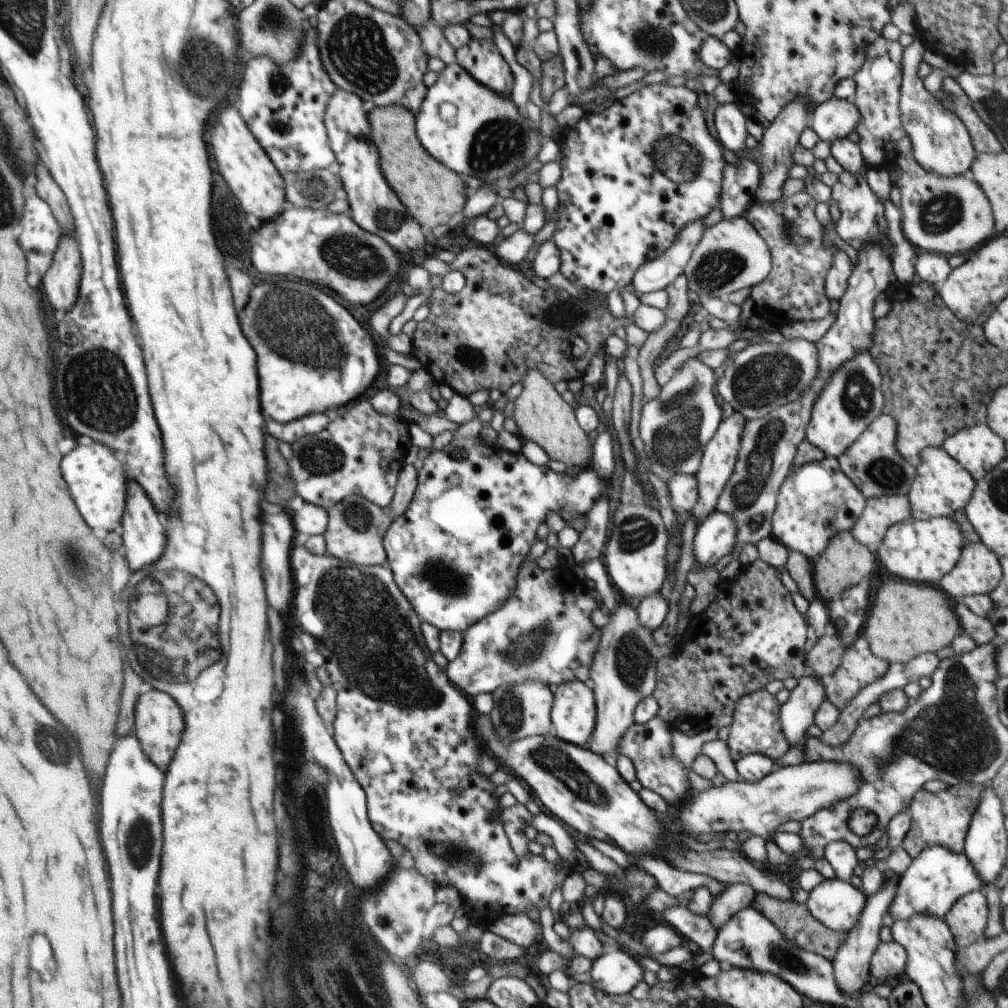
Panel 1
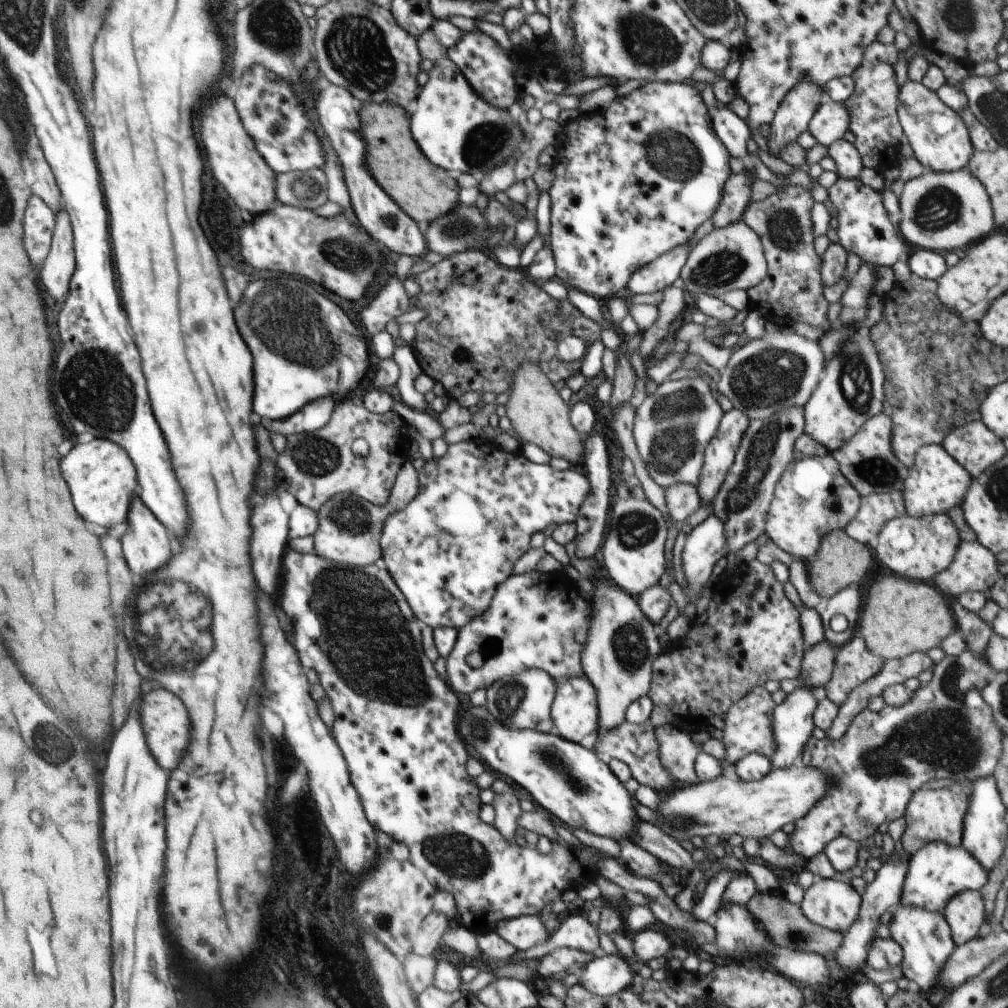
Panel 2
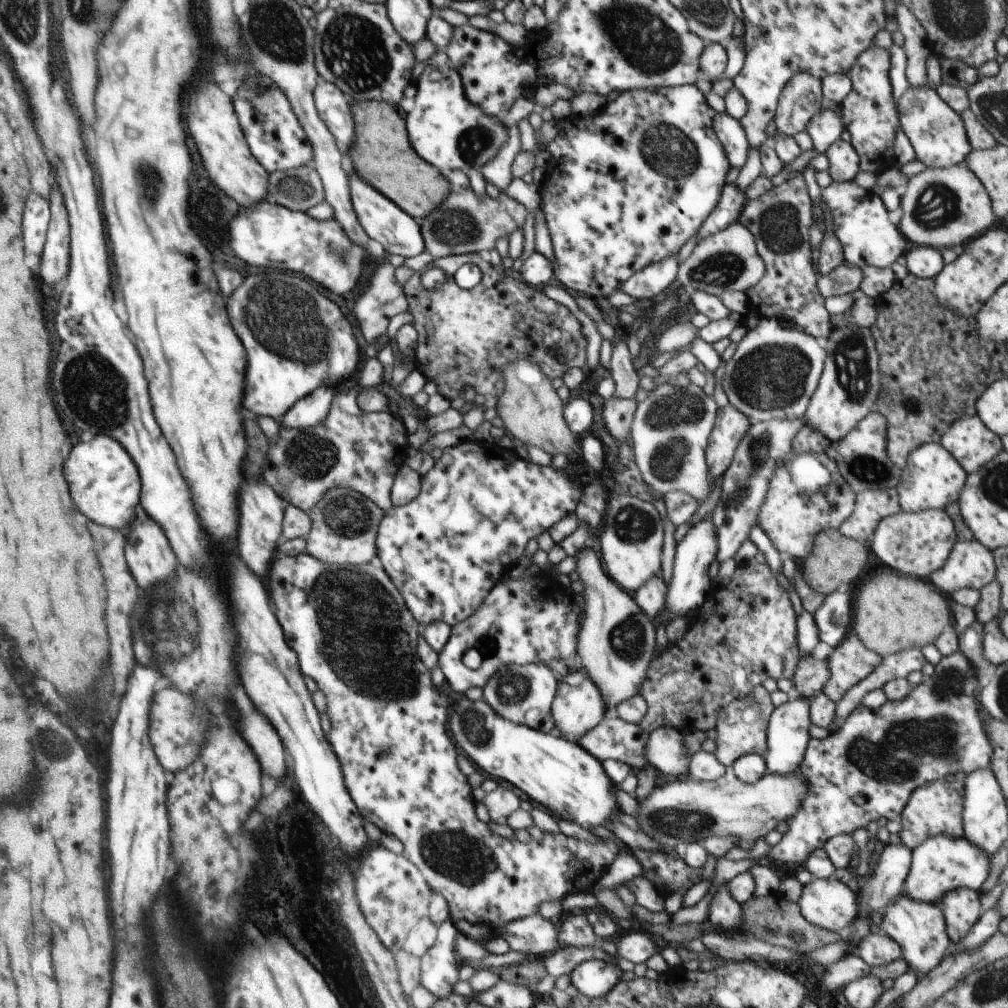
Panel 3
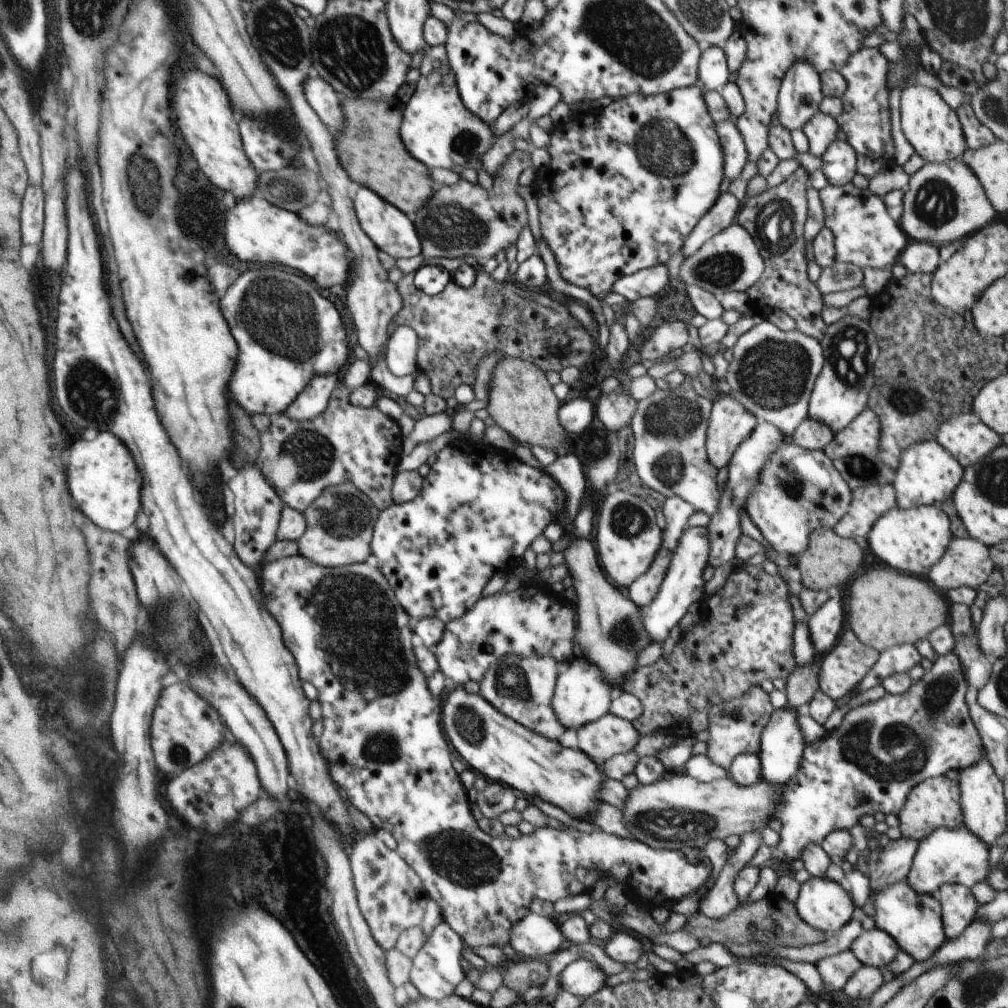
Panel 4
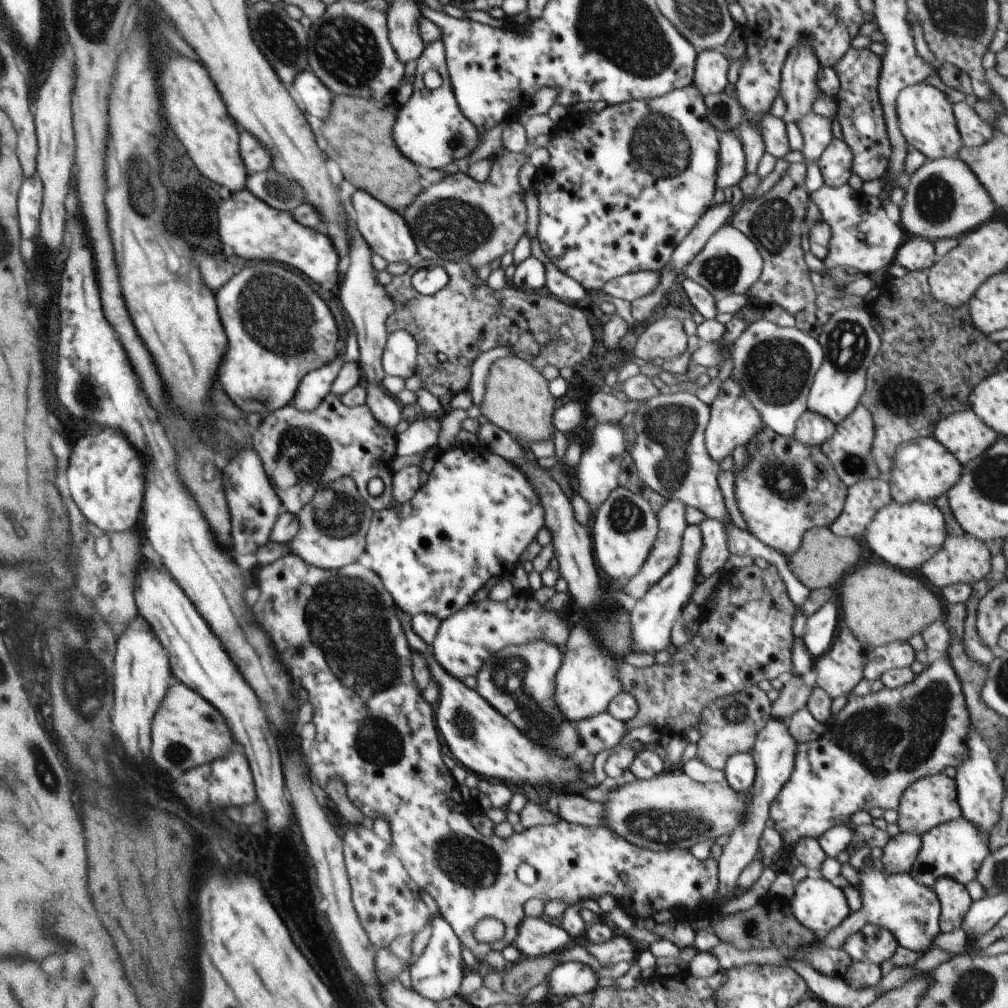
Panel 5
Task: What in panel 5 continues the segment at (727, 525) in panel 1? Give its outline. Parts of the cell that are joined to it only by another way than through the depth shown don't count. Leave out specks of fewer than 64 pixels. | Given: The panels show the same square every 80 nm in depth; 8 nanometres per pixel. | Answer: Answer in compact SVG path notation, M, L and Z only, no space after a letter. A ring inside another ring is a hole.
M688 525L683 532L680 554L672 568L648 590L642 600L637 600L630 613L631 652L656 654L671 644L671 630L684 607L691 601L698 576L698 554L702 548L702 536L698 526Z

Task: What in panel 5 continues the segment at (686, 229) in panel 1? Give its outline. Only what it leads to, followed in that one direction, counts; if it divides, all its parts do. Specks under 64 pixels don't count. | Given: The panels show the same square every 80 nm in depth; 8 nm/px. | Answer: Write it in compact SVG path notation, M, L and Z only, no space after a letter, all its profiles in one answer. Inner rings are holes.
M638 271L609 280L601 290L614 298L632 302L637 298L652 294L660 282L660 271Z

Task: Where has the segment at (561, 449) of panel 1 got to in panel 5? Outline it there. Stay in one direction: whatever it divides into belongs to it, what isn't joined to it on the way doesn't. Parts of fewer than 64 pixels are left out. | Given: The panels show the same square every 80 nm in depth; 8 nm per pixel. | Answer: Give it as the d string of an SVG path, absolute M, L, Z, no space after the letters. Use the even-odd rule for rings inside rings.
M510 354L494 360L487 377L486 393L479 408L488 421L509 432L526 447L530 443L553 440L557 430L553 423L555 397L540 369Z

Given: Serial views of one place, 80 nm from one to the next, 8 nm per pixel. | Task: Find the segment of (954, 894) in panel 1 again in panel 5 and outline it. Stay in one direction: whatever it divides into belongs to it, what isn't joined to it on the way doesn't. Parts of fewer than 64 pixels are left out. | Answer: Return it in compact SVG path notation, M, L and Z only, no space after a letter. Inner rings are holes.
M963 817L928 830L927 834L922 834L921 842L918 858L910 868L909 874L916 882L920 882L928 888L932 888L936 878L942 878L942 876L952 878L962 885L968 884L976 879L982 862L991 852L989 850L989 834Z

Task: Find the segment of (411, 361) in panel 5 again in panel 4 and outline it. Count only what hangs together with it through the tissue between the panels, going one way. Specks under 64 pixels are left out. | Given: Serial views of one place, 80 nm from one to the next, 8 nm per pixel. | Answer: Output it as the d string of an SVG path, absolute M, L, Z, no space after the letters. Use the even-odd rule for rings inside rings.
M400 325L388 342L387 365L392 374L403 377L418 372L418 335L413 328Z

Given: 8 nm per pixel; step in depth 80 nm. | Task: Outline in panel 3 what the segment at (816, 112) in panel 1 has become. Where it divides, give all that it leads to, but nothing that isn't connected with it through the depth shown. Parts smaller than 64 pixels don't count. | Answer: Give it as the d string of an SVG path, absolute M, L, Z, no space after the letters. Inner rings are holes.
M828 108L822 109L811 118L806 132L812 139L813 148L822 154L833 142L840 139L840 134L844 132L844 129L842 114Z

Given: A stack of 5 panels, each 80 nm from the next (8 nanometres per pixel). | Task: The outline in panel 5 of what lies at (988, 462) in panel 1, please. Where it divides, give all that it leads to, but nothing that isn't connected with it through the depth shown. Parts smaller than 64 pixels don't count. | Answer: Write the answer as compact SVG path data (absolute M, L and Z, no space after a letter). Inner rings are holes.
M971 409L942 418L936 424L933 436L962 466L983 454L998 438L998 434Z

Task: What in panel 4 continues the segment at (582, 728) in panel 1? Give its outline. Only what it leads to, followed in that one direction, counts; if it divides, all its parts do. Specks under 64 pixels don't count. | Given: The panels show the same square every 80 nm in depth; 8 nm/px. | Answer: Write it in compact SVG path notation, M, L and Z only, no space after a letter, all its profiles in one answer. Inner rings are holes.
M577 649L575 660L560 669L551 703L557 721L566 729L578 730L610 712L611 702L616 693L614 687L604 680L600 669L583 656L578 656Z

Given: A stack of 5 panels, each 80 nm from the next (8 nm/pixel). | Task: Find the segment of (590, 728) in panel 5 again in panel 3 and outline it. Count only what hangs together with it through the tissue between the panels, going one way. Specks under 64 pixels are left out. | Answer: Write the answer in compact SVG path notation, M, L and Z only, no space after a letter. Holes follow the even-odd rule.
M616 714L605 716L596 728L588 731L578 744L600 762L619 760L630 765L637 777L650 764L645 755L649 734L639 724L626 722Z

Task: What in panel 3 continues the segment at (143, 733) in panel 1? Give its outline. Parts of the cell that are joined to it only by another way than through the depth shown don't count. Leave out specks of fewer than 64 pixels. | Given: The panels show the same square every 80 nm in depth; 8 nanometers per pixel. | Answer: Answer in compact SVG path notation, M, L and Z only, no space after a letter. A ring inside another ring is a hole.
M170 686L154 693L149 712L149 737L156 758L170 776L196 760L198 748L204 742L204 732L206 724L200 722L190 696Z

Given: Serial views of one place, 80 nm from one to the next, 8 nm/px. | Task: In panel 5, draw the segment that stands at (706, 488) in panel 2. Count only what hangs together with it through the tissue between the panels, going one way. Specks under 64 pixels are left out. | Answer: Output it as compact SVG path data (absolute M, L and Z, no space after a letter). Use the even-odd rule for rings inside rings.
M731 377L727 378L722 382L720 392L709 406L710 419L705 429L705 448L708 455L718 463L730 456L738 446L748 444L764 427L758 410L748 402L742 389L741 382L736 382Z

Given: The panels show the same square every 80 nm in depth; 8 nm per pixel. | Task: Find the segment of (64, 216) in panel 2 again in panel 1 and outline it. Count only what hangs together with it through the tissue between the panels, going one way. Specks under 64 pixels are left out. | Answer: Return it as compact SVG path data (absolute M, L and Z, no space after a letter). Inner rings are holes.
M61 236L52 264L43 276L42 290L58 316L66 314L79 297L82 259L74 236Z

